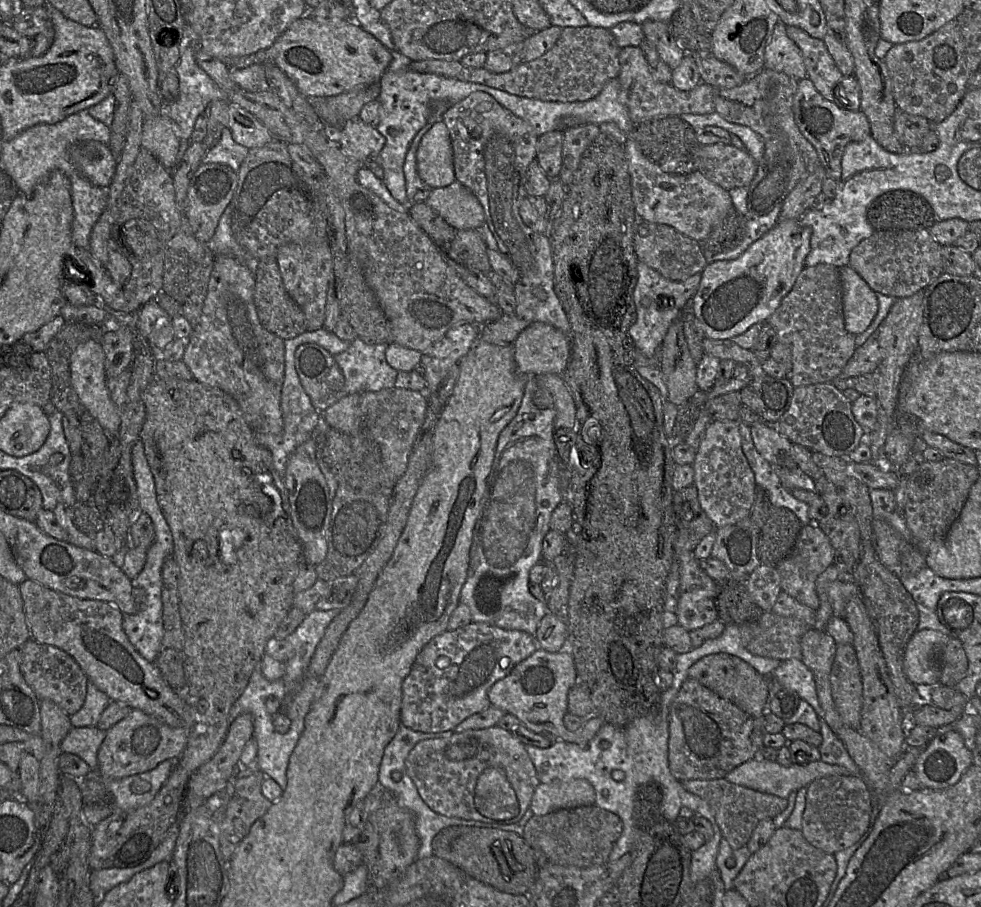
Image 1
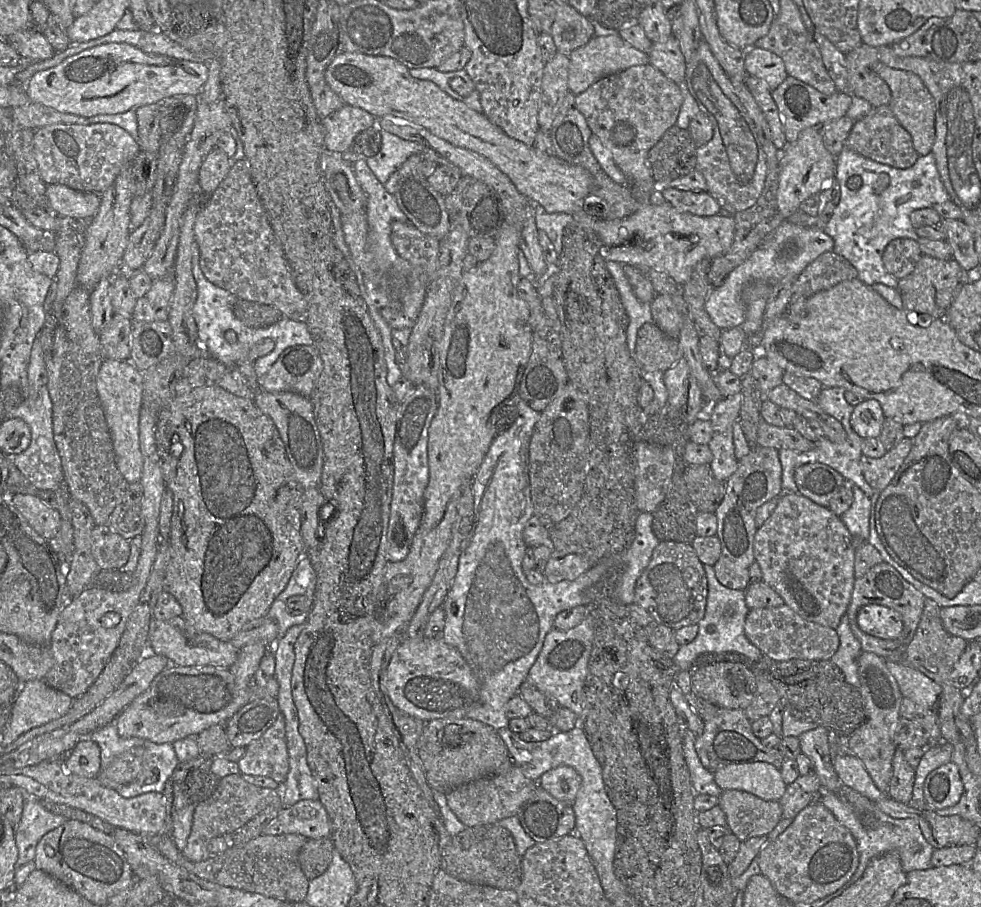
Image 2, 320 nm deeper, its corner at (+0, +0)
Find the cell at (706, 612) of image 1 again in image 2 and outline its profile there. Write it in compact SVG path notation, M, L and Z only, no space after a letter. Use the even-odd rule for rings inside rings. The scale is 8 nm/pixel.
M660 541L636 582L634 602L644 608L654 621L672 630L698 624L705 615L708 596L703 566L692 543Z

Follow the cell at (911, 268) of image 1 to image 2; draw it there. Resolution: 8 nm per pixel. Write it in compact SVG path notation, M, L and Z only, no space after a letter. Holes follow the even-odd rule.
M897 238L885 247L882 262L886 271L900 280L914 270L922 255L917 241L910 238Z

